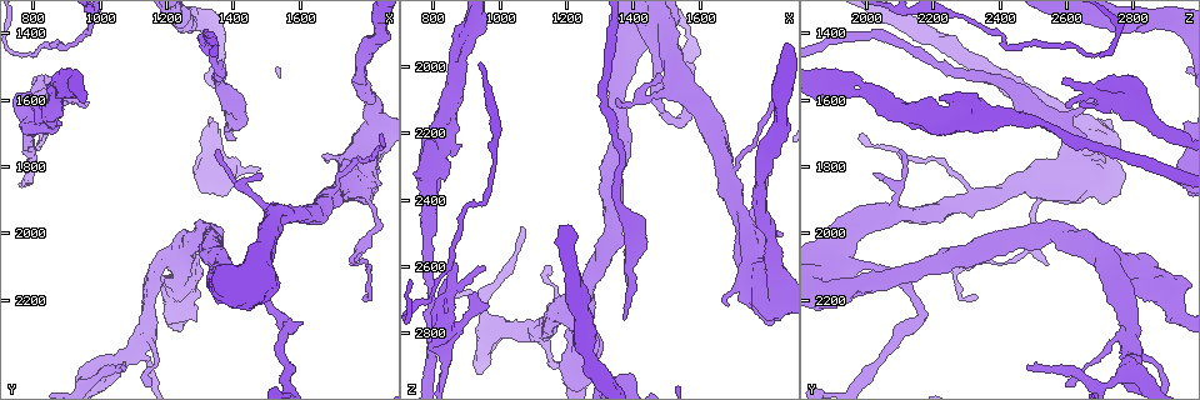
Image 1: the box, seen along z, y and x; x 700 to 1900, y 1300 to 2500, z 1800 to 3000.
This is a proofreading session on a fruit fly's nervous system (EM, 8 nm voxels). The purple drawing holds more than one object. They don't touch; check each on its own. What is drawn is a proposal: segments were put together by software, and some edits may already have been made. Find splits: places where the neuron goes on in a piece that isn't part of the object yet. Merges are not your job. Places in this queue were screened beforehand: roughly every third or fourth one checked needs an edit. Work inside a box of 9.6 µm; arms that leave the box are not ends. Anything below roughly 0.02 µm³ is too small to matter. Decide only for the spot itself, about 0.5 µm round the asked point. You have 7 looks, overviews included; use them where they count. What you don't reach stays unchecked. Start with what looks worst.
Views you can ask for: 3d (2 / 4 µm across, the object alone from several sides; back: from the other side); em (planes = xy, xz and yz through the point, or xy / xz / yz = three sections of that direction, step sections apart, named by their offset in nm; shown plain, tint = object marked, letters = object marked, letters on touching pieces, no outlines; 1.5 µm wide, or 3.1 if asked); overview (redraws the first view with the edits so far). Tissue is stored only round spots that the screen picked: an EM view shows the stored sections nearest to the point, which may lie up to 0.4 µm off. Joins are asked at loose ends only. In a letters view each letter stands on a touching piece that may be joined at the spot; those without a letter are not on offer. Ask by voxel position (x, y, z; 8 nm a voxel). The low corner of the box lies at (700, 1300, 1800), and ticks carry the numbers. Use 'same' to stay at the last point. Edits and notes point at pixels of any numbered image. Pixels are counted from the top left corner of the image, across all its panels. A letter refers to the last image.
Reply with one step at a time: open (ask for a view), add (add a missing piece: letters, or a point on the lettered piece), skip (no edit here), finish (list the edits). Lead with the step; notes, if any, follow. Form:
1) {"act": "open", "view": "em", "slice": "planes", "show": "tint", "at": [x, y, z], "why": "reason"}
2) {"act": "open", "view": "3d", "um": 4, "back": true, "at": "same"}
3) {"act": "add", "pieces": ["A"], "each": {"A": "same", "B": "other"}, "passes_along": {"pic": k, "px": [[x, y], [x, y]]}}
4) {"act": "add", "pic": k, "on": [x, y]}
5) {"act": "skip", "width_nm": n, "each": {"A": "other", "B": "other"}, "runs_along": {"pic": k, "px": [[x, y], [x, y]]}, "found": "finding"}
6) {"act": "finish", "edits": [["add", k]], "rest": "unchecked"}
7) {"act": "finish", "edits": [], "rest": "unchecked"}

{"act": "open", "view": "3d", "um": 2, "at": [860, 1540, 2580], "why": "free end"}

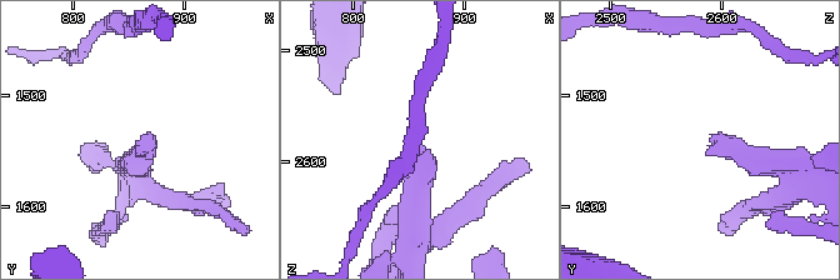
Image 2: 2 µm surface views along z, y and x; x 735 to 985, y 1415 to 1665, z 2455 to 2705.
{"act": "open", "view": "em", "slice": "yz", "step": 4, "show": "plain", "at": [864, 1536, 2588], "why": "need the tissue"}

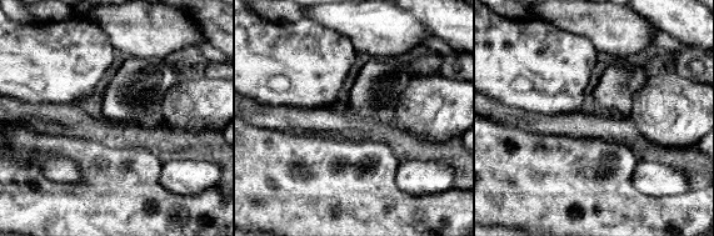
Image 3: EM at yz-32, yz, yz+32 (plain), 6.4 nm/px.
{"act": "open", "view": "em", "slice": "yz", "step": 4, "show": "letters", "at": "same", "why": "what lies round it"}

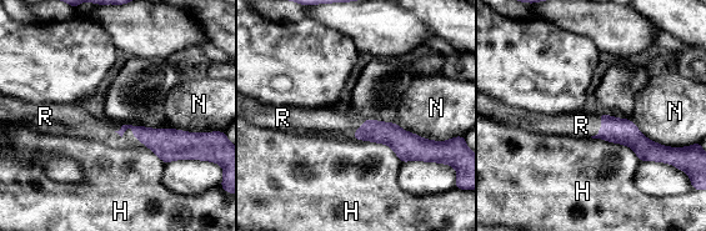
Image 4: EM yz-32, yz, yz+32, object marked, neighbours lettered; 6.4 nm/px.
{"act": "add", "pieces": ["R"], "longest_contact_nm": ["H", 360], "each": {"H": "other", "N": "other", "R": "same"}, "passes_along": {"pic": 4, "px": [[624, 131], [601, 127], [581, 125]]}, "found": "it goes on there"}

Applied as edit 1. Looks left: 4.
{"act": "open", "view": "overview"}

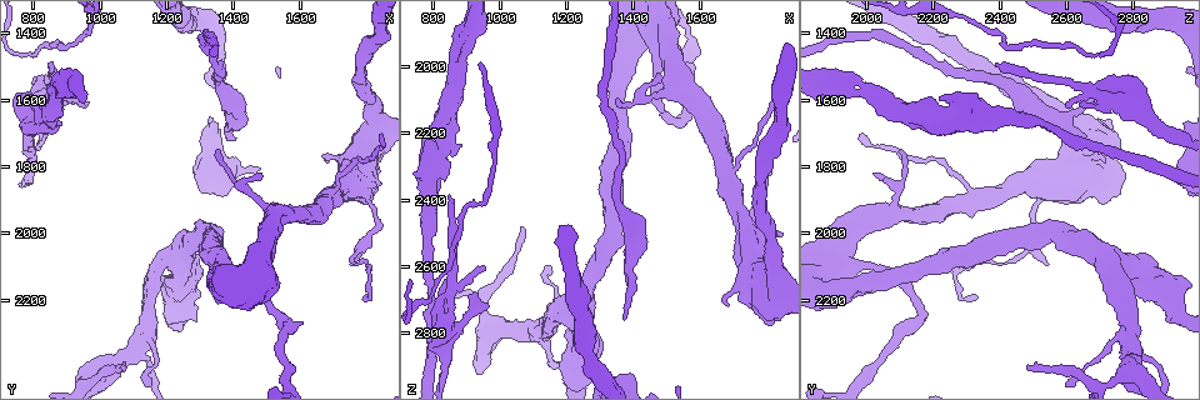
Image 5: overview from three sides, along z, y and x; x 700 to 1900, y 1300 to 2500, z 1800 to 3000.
{"act": "open", "view": "em", "slice": "yz", "step": 4, "show": "letters", "at": [1410, 1720, 2650], "why": "an open end"}

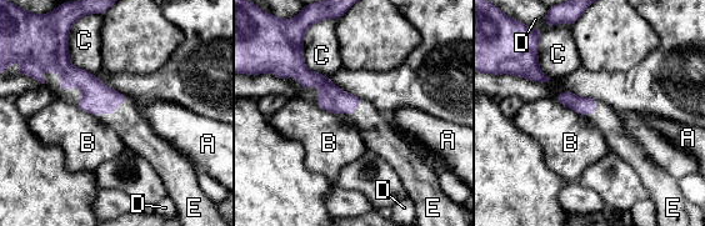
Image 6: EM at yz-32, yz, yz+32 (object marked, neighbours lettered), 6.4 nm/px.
{"act": "open", "view": "em", "slice": "planes", "show": "letters", "at": "same", "why": "cut it another way"}

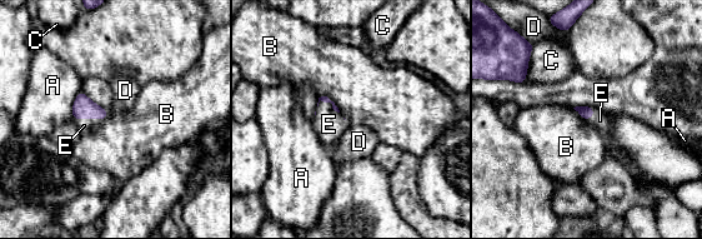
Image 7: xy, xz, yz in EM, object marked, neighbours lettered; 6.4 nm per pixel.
{"act": "add", "pieces": ["E"], "each": {"A": "other", "B": "other", "C": "other", "D": "other", "E": "same"}, "found": "it goes on there"}

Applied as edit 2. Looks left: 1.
{"act": "finish", "edits": [["add", 4], ["add", 7]], "rest": "unchecked"}

